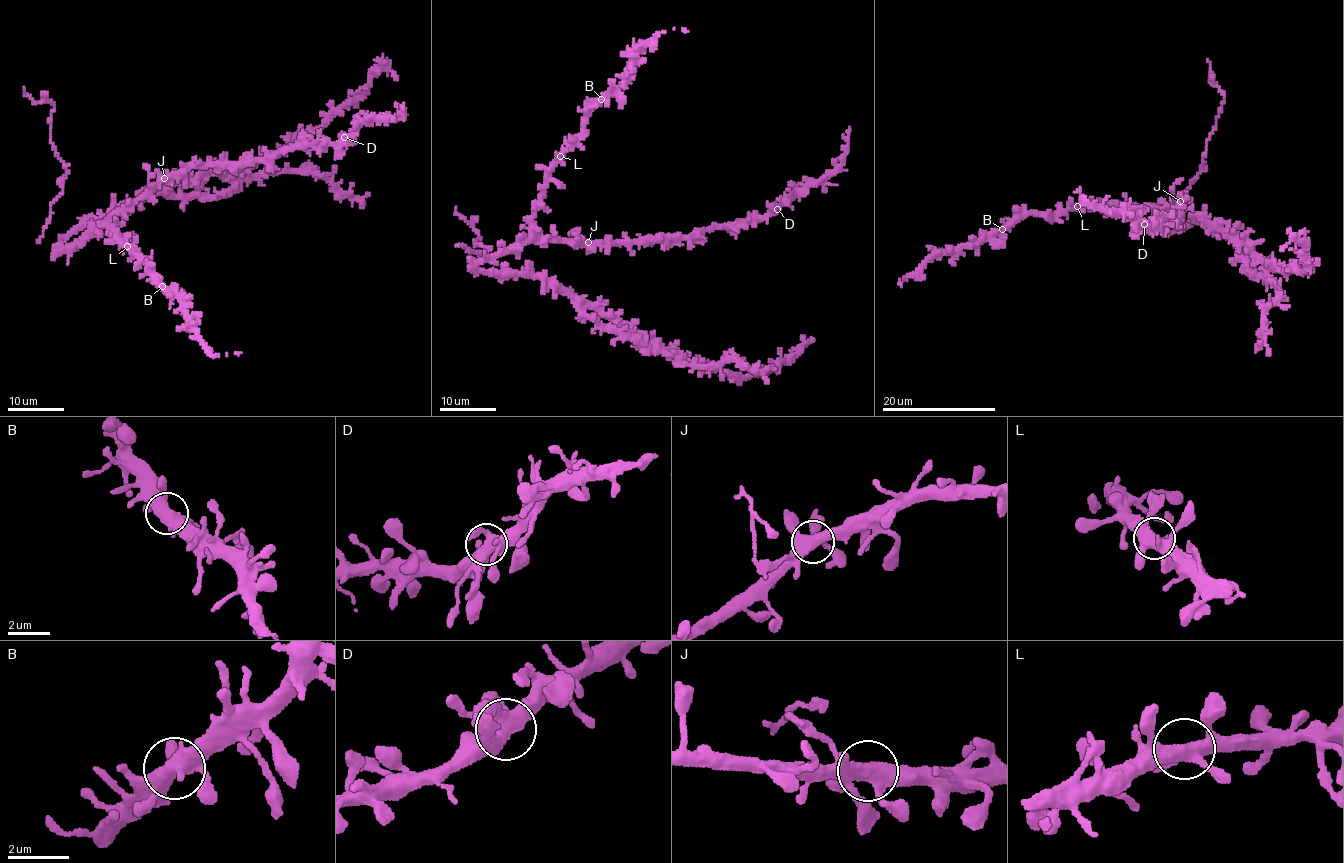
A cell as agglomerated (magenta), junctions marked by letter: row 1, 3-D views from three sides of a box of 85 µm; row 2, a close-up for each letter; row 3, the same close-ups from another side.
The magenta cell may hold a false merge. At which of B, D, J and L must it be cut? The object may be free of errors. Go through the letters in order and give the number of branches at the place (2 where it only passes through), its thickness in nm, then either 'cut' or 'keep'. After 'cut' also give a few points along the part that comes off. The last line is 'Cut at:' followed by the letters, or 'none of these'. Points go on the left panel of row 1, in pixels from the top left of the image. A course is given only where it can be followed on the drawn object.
B: 5 | 460 nm | keep
D: 5 | 480 nm | keep
J: 5 | 440 nm | keep
L: 5 | 440 nm | keep
Cut at: none of these

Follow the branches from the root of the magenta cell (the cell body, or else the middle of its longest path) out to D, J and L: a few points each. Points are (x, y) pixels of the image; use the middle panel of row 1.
D: (488, 259), (546, 238), (589, 244), (685, 239), (715, 228), (758, 221), (777, 209)
J: (488, 259), (537, 240), (588, 242)
L: (488, 259), (517, 249), (531, 234), (533, 208), (539, 201), (548, 170), (560, 156)

